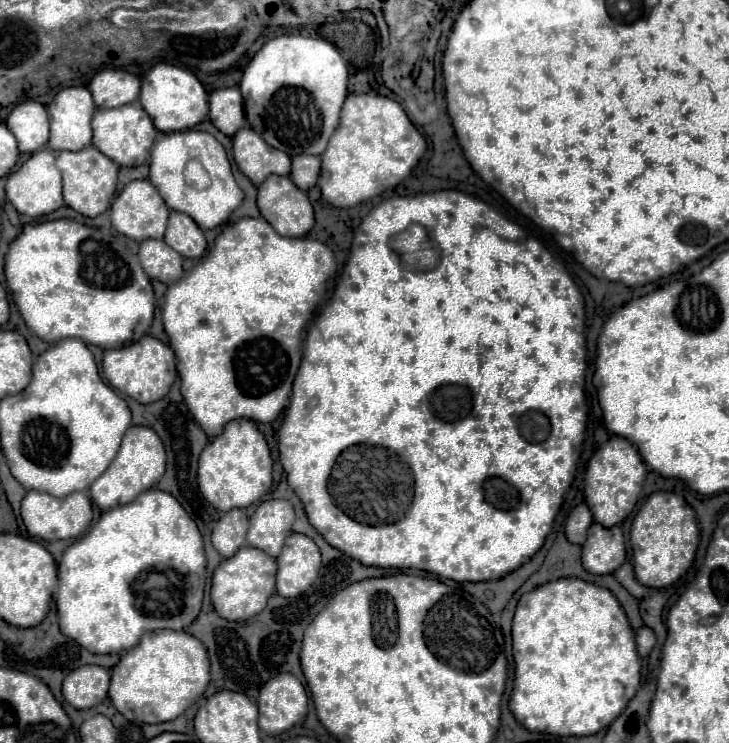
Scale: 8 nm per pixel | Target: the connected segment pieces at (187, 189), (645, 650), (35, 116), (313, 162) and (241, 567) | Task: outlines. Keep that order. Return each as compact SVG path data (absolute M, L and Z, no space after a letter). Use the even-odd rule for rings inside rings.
M185 129L185 131L171 133L158 132L151 149L149 181L155 183L155 187L159 187L159 193L163 195L169 209L191 215L203 229L213 229L213 227L221 225L243 201L243 191L239 189L239 185L231 173L231 163L227 159L223 145L211 133L205 131ZM193 159L201 161L205 171L211 177L211 185L205 189L195 189L183 177L185 165Z
M639 627L635 631L635 641L637 641L637 649L639 649L639 655L641 657L647 657L655 645L655 633L649 629L649 627Z
M37 101L19 103L7 117L7 127L13 131L19 151L33 153L47 145L49 139L49 115Z
M295 155L293 157L293 169L291 169L291 179L293 183L303 189L309 191L311 187L315 187L317 179L319 179L319 171L321 171L321 159L315 155Z
M241 547L233 557L219 563L211 577L211 601L215 611L227 621L245 621L259 615L275 591L277 563L257 547Z

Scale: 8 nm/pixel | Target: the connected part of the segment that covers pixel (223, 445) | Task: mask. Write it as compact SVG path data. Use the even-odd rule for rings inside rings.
M233 419L223 431L209 439L209 445L199 457L197 483L199 493L219 511L249 507L271 490L273 461L267 441L251 419Z

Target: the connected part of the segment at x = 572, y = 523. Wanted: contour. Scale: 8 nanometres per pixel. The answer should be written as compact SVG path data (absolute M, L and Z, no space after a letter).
M585 503L577 505L569 517L567 517L567 523L565 523L565 533L567 533L567 539L575 545L583 545L583 539L587 537L587 529L589 525L593 523L593 515L589 511L589 507Z

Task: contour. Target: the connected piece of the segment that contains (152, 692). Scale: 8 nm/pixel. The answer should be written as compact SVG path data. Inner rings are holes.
M147 631L111 669L109 697L129 721L163 723L189 709L209 685L209 657L205 645L185 631Z

